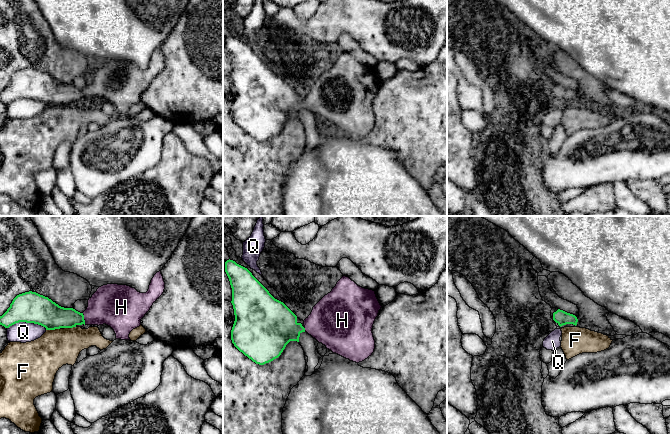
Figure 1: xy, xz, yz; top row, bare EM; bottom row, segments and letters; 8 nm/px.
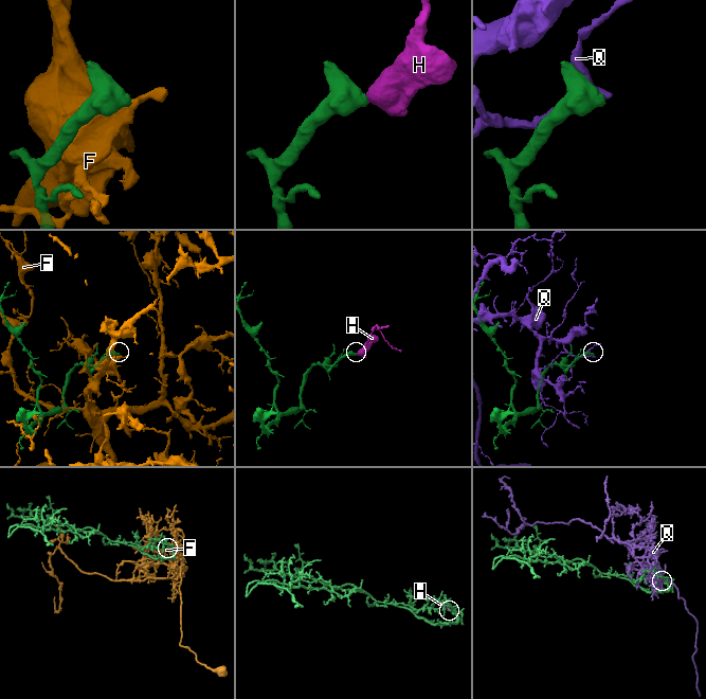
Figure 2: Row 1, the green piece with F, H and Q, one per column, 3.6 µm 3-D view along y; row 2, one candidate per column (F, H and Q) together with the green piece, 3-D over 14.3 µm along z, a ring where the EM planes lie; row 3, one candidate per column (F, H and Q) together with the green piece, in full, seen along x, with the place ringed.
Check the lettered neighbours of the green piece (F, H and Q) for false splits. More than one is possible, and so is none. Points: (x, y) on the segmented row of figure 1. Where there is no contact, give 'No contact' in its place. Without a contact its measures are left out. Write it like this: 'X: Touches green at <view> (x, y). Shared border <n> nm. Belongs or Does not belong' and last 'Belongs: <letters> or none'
F: Touches green at xy (53, 329). Shared border 120 nm. Does not belong
H: Touches green at xy (83, 319). Shared border 100 nm. Belongs
Q: Touches green at xy (27, 322). Shared border 320 nm. Does not belong
Belongs: H

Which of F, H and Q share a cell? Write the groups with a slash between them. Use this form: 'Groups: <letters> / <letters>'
Groups: F / H / Q

